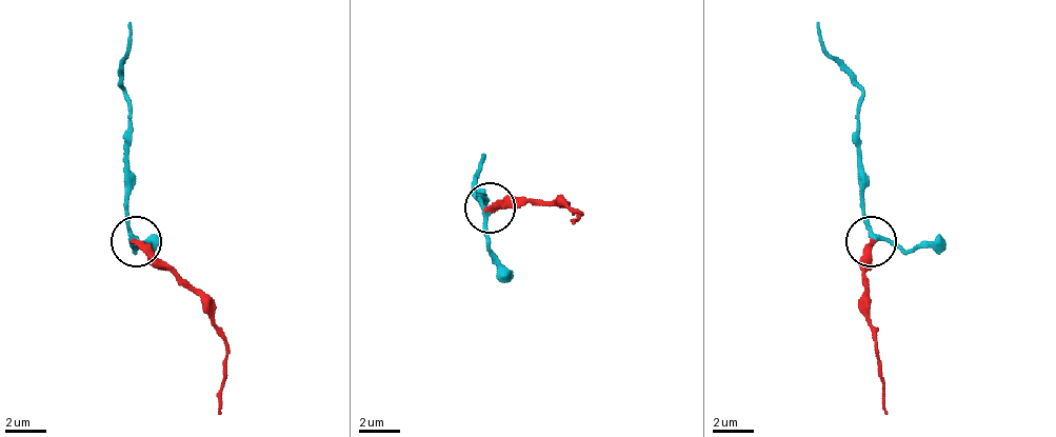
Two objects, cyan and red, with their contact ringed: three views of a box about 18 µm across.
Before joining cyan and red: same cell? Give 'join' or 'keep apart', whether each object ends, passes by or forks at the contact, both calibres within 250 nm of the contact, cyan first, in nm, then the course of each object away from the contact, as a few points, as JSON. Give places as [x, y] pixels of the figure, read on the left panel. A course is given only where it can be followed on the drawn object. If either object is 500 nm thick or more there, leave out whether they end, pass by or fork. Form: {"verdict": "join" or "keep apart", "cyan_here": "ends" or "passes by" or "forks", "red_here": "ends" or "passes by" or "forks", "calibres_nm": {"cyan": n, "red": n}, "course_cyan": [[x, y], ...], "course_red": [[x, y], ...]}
{"verdict": "join", "cyan_here": "passes by", "red_here": "ends", "calibres_nm": {"cyan": 220, "red": 360}, "course_cyan": [[134, 240], [124, 88], [130, 23]], "course_red": [[134, 240], [205, 306], [225, 341], [220, 412]]}

